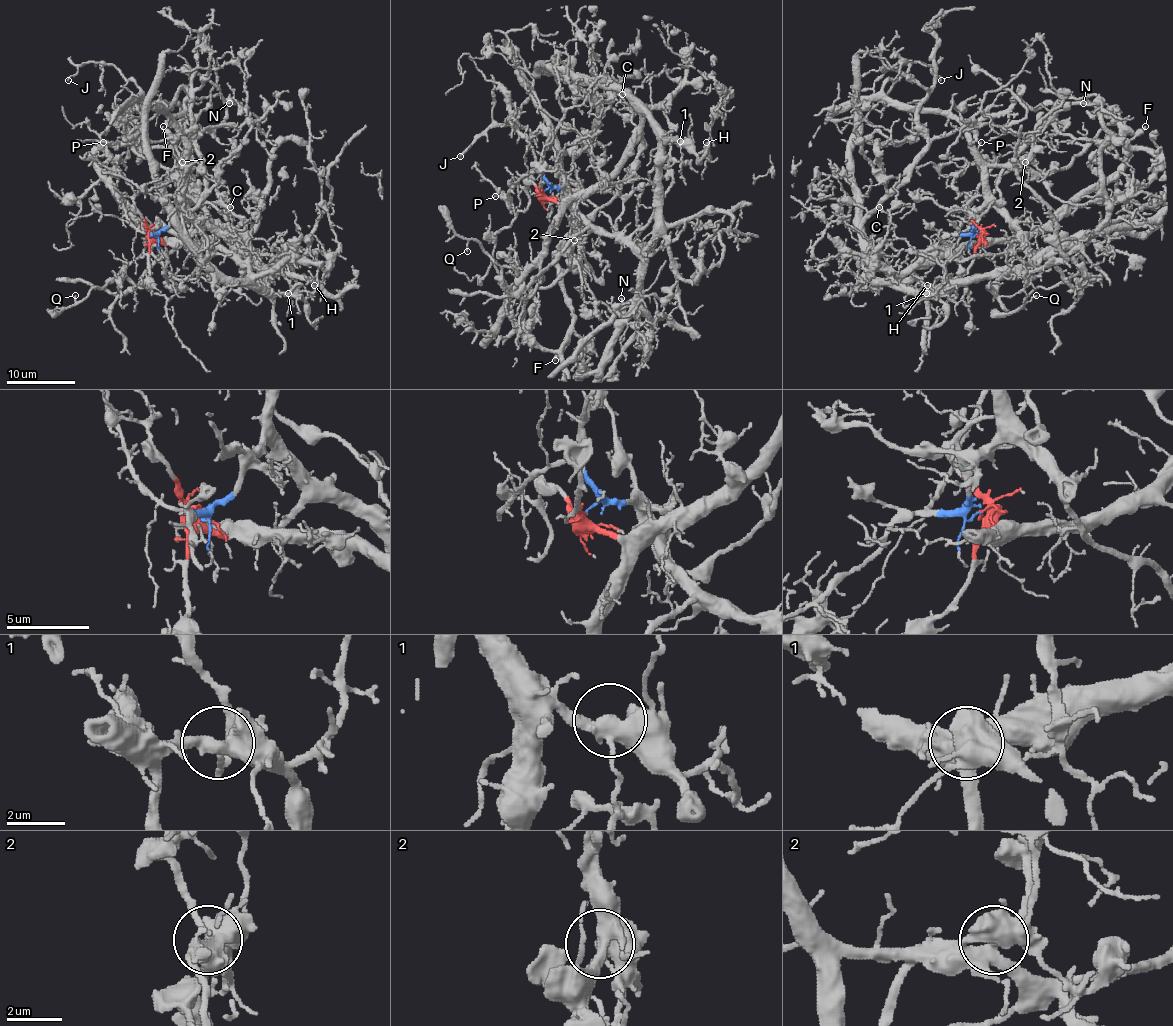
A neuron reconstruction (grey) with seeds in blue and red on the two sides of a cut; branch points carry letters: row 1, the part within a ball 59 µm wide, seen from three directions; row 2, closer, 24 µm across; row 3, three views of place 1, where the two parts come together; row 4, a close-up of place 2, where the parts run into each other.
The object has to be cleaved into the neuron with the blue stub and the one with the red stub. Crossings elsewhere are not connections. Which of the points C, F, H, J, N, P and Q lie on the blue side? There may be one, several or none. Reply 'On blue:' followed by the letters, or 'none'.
On blue: F, J, N, P

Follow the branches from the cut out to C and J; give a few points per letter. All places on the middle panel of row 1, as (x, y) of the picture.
C: (544, 192), (557, 201), (593, 189), (608, 175), (637, 137), (639, 129), (620, 102), (622, 93)
J: (544, 192), (561, 187), (573, 199), (578, 187), (559, 168), (549, 117), (533, 98), (460, 156)

